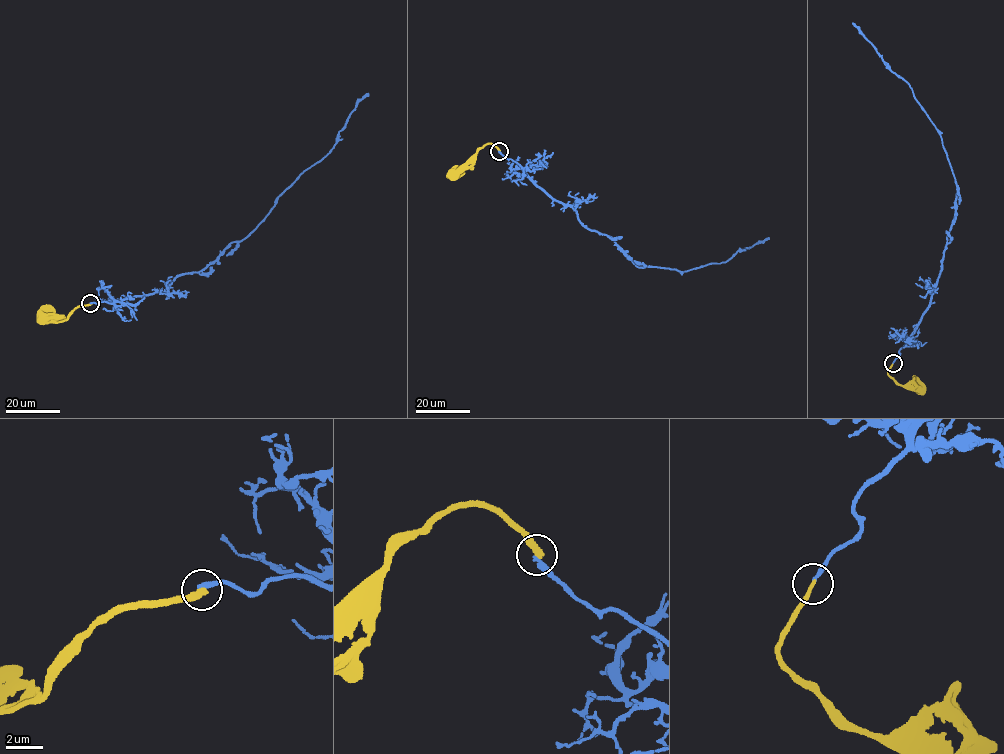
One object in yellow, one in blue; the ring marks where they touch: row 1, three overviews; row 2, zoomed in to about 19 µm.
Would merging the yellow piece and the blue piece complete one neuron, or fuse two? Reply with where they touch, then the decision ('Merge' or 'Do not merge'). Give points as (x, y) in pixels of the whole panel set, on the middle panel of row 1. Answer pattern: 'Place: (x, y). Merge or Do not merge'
Place: (499, 151). Do not merge

